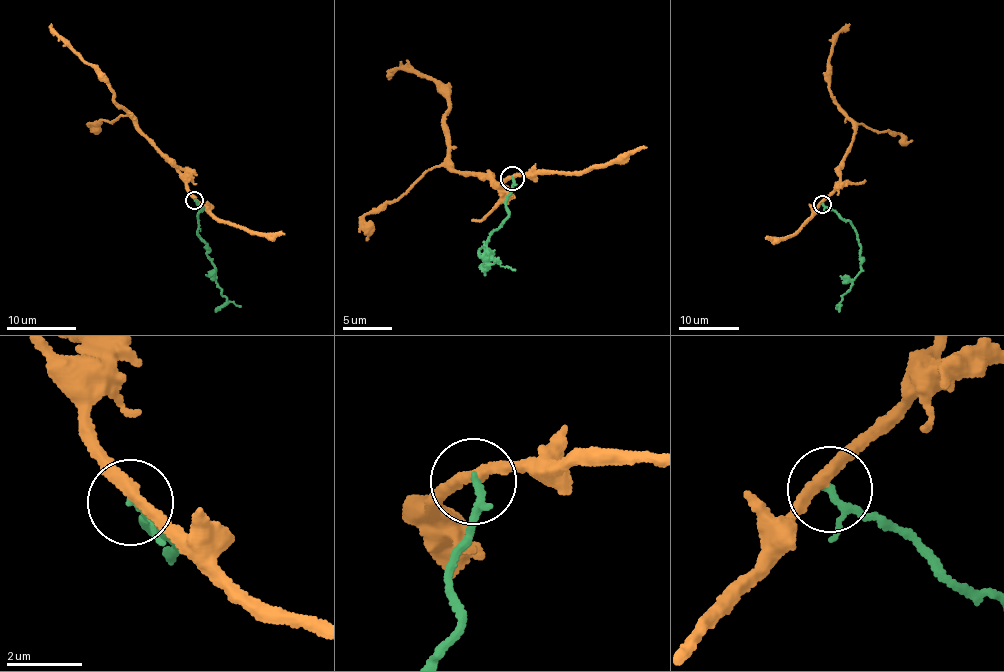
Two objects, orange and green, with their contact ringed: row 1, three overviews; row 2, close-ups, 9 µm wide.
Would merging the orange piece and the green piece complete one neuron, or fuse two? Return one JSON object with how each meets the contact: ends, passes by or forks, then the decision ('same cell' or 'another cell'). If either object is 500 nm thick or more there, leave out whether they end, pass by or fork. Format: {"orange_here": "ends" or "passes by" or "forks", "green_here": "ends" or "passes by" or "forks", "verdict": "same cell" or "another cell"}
{"orange_here": "passes by", "green_here": "passes by", "verdict": "another cell"}

